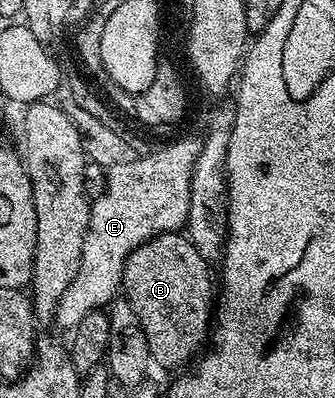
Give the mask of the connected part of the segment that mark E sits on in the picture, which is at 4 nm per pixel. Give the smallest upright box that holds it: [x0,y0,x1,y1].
[55,137,201,332]

